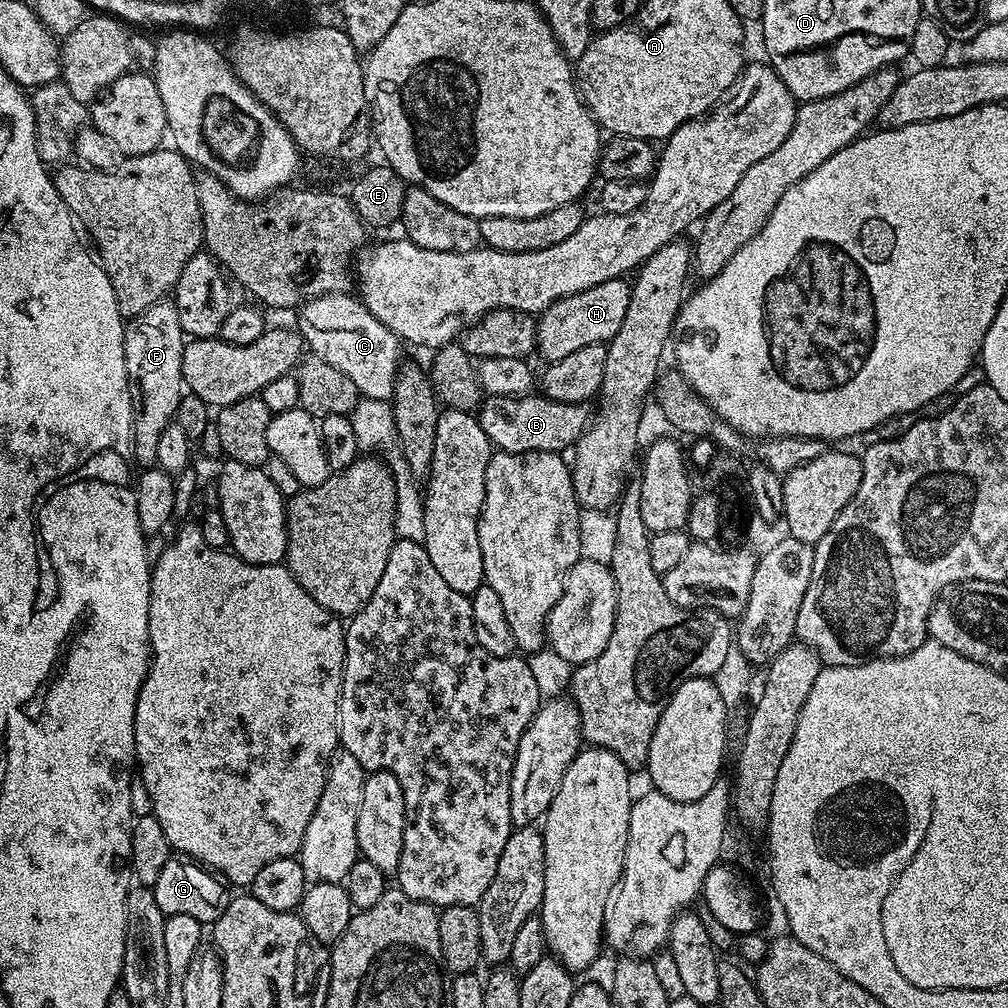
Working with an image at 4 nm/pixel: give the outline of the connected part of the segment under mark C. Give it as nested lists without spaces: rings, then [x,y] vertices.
[[[329,292],[326,296],[313,296],[301,303],[298,331],[304,338],[311,355],[322,358],[342,370],[359,390],[361,397],[369,400],[391,401],[394,382],[402,367],[400,347],[402,341],[363,302],[348,292]]]

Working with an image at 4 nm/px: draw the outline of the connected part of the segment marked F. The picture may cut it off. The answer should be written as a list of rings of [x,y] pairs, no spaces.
[[[171,299],[159,300],[150,306],[142,315],[131,317],[124,325],[124,357],[128,371],[128,386],[132,390],[132,455],[140,466],[156,464],[158,454],[158,437],[162,430],[173,423],[182,393],[185,391],[182,378],[182,350],[186,337],[182,330],[182,322],[178,322],[178,310]]]

